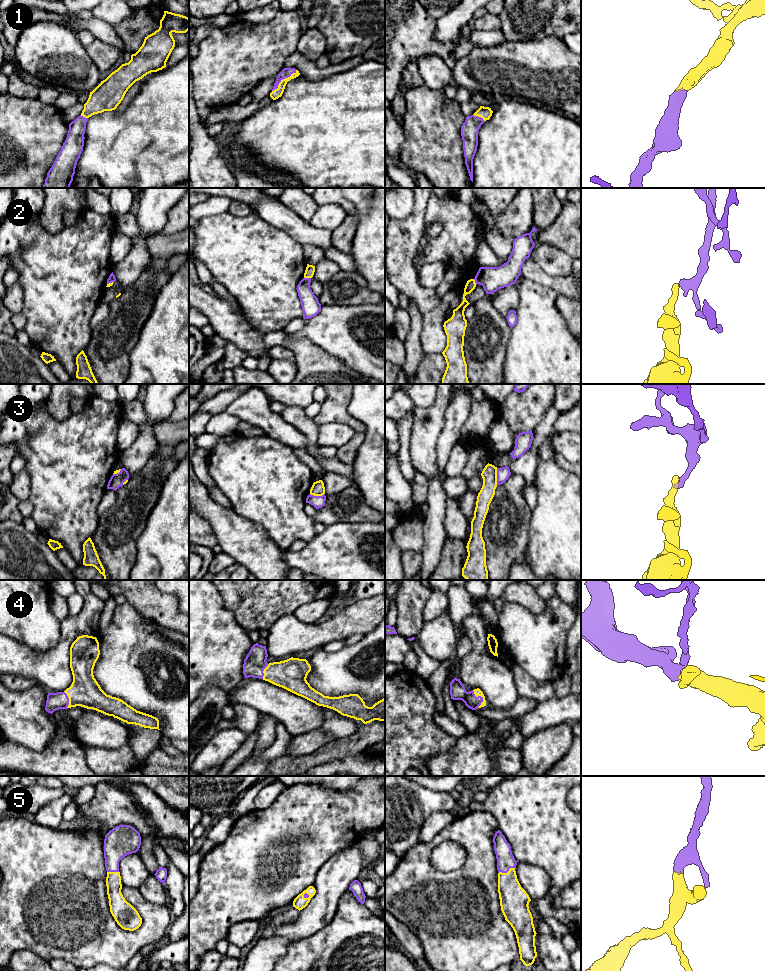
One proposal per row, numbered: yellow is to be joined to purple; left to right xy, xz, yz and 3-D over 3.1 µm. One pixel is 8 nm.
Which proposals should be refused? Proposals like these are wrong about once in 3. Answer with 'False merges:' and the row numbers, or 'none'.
False merges: 2, 3

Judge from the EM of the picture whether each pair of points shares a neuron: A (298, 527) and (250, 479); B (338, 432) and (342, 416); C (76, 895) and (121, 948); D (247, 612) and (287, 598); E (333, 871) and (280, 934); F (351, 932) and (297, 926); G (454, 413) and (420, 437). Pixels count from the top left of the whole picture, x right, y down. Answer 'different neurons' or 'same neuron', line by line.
A: same neuron
B: different neurons
C: same neuron
D: same neuron
E: same neuron
F: different neurons
G: different neurons

